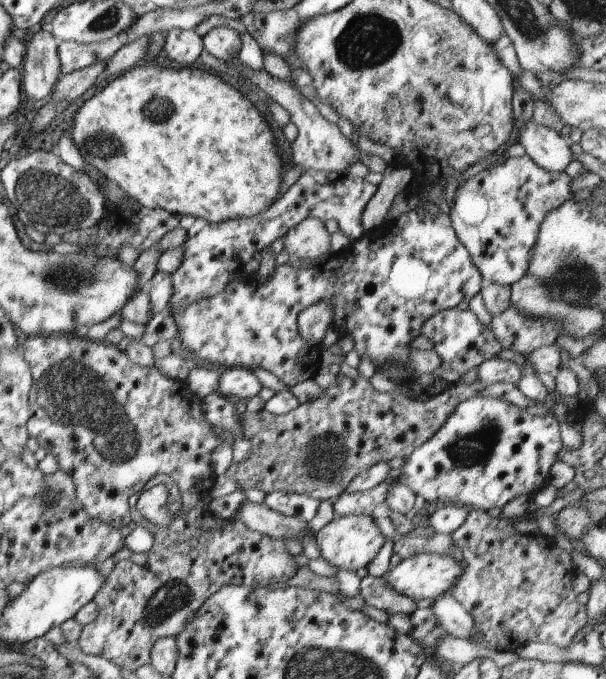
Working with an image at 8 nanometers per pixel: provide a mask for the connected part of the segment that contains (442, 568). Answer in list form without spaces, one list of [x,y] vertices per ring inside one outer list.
[[[420,553],[401,559],[384,580],[397,595],[415,602],[429,600],[448,591],[453,580],[462,574],[462,566],[448,554]]]

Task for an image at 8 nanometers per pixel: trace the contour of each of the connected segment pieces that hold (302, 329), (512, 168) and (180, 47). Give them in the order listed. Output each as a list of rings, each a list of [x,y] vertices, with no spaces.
[[[323,300],[311,304],[298,314],[297,330],[310,351],[319,348],[325,330],[331,325],[331,318],[333,318],[331,304]]]
[[[524,154],[519,157],[507,157],[505,162],[487,167],[457,186],[448,218],[457,241],[469,254],[471,263],[482,277],[483,283],[511,286],[525,275],[540,223],[551,210],[571,198],[569,182],[570,178],[563,171],[544,170]]]
[[[171,29],[165,34],[166,39],[162,51],[173,64],[177,62],[182,67],[189,67],[197,60],[203,50],[203,45],[201,38],[195,34],[193,29]]]

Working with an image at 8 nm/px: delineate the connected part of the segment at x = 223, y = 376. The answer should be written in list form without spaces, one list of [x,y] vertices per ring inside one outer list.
[[[230,368],[219,372],[217,394],[222,397],[234,396],[248,399],[261,390],[257,375],[242,368]]]

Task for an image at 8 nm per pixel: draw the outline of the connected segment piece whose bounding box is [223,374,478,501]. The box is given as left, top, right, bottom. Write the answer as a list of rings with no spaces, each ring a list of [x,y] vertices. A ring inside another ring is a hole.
[[[337,374],[337,380],[335,380],[335,386],[331,386],[328,389],[325,389],[325,392],[315,400],[315,402],[306,402],[300,403],[297,405],[295,410],[291,410],[291,412],[282,414],[282,415],[274,415],[265,410],[257,411],[257,412],[247,412],[245,411],[241,418],[243,418],[243,437],[249,440],[250,443],[250,454],[248,458],[240,460],[237,463],[230,462],[227,470],[224,472],[224,476],[227,479],[234,480],[237,484],[237,488],[245,491],[251,488],[257,488],[257,490],[261,490],[265,495],[271,494],[271,492],[286,492],[289,494],[306,494],[316,498],[317,500],[327,500],[327,498],[331,498],[331,496],[340,495],[345,488],[347,488],[347,484],[357,476],[357,474],[361,474],[361,472],[365,472],[370,466],[373,464],[377,464],[377,462],[386,462],[391,460],[391,458],[405,458],[418,448],[422,446],[428,439],[431,439],[431,436],[434,436],[434,433],[447,421],[447,418],[451,415],[451,412],[455,409],[457,404],[460,404],[464,399],[468,397],[477,395],[478,393],[471,390],[467,386],[460,384],[447,384],[445,389],[443,389],[436,396],[431,396],[427,398],[425,401],[419,401],[418,399],[412,399],[411,397],[407,397],[404,393],[399,392],[377,392],[374,391],[373,386],[369,383],[369,381],[364,380],[361,376],[359,376],[356,380],[349,380],[349,378],[345,378],[345,376],[341,376],[341,374]]]

